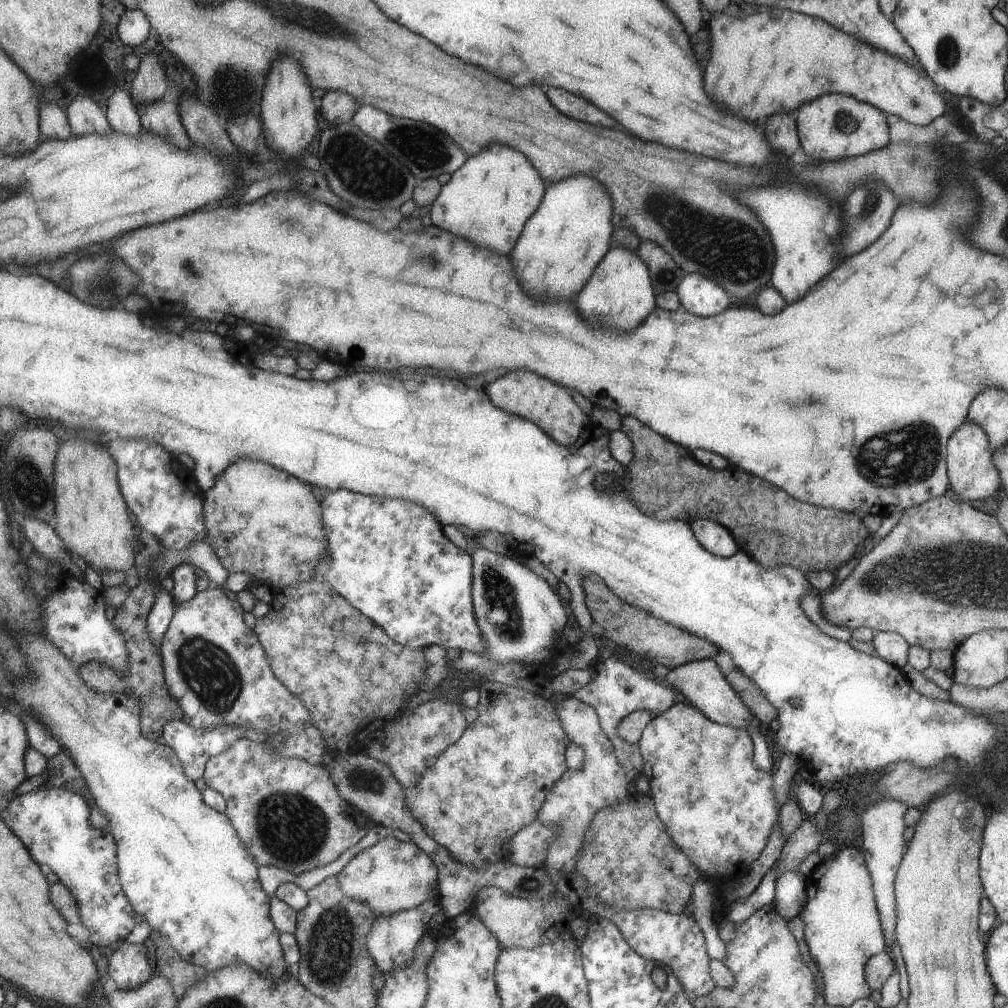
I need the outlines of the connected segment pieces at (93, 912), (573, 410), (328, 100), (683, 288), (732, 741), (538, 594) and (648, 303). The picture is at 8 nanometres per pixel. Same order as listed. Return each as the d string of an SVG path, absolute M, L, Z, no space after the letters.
M39 786L9 800L6 810L11 814L13 832L17 832L21 840L25 840L27 848L33 852L33 858L45 864L57 876L58 882L65 884L75 894L83 924L91 930L91 940L99 946L109 946L117 940L123 940L125 934L133 930L136 924L133 917L135 910L125 896L124 885L121 882L117 842L111 836L111 832L93 828L92 808L89 808L89 804L85 796L72 790Z
M511 370L511 372L495 378L493 382L489 382L484 391L489 392L489 400L492 400L497 408L520 416L523 420L533 421L533 424L544 429L553 440L565 446L575 443L580 438L583 428L591 425L590 418L581 411L565 388L561 388L533 372Z
M326 91L320 102L321 117L333 126L349 123L359 107L346 92Z
M686 273L675 291L679 304L697 316L711 316L729 306L729 296L725 289L700 274Z
M683 701L673 704L672 707L661 712L659 716L652 717L645 724L641 738L637 741L637 748L639 748L639 754L641 754L641 761L643 762L642 775L649 782L647 797L655 802L657 816L663 821L668 835L670 837L673 836L677 848L680 848L681 852L684 852L685 856L689 857L689 860L696 865L701 875L709 881L719 880L719 882L723 882L725 880L725 882L735 882L739 876L747 874L751 870L751 864L760 858L760 852L767 846L768 839L776 826L776 817L780 808L780 804L776 800L776 790L771 790L771 780L763 780L765 778L763 770L759 770L755 766L755 762L753 762L755 747L747 731L711 722L704 713L700 713L691 703Z
M479 548L472 554L472 605L475 609L476 621L484 636L487 648L477 654L493 660L493 664L517 663L523 666L531 666L547 662L549 648L553 642L553 632L563 628L567 616L563 610L563 604L559 596L553 592L553 588L537 574L533 574L527 566L519 563L514 554L501 555Z
M616 245L611 246L597 264L589 284L585 284L585 292L581 292L575 302L581 316L585 316L591 324L611 324L619 330L629 330L635 328L651 308L655 308L655 300L648 265L637 256L636 251Z

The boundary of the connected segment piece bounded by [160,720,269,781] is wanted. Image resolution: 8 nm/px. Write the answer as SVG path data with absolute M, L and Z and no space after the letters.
M180 720L165 722L160 736L163 738L165 745L171 747L173 752L177 752L177 756L181 756L181 764L185 764L185 772L189 772L189 780L192 781L201 778L199 776L204 774L203 766L207 766L208 758L220 755L225 748L235 744L237 740L241 740L241 737L258 743L269 740L267 732L263 732L262 730L245 730L230 726L213 727L203 730L202 728L193 728Z

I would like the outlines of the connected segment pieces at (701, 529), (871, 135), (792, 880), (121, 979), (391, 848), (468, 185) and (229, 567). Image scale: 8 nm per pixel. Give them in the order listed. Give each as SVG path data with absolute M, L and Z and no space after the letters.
M693 519L692 532L700 545L715 556L727 558L739 550L735 538L723 525L709 519Z
M824 94L797 108L796 131L801 149L816 160L853 158L887 146L885 113L844 94Z
M788 870L776 876L774 898L770 907L786 921L797 918L807 902L807 876Z
M124 942L109 960L109 976L116 984L116 990L139 988L152 978L147 962L148 952L144 943L128 944Z
M391 835L361 849L335 876L345 896L368 904L377 917L391 916L415 908L426 900L437 899L437 863L415 843L399 841Z
M489 144L481 148L461 168L450 172L449 181L441 185L429 208L432 224L455 236L469 238L479 246L509 254L524 224L543 200L543 180L531 162L507 146Z
M237 460L237 464L233 462L233 468L225 468L224 474L217 477L216 483L213 484L209 490L203 491L204 499L204 525L205 525L205 537L204 541L215 552L215 556L219 559L219 562L223 565L223 568L228 573L240 573L247 572L252 574L251 578L255 583L263 583L270 586L272 590L281 590L281 588L287 588L287 586L295 586L295 584L305 584L309 580L316 578L313 574L320 566L321 560L325 560L325 556L328 554L326 550L328 548L328 536L326 535L326 529L324 528L324 522L321 521L321 508L317 506L311 490L307 484L303 484L301 480L297 480L295 476L283 472L283 470L277 470L269 464L263 464L259 460Z

